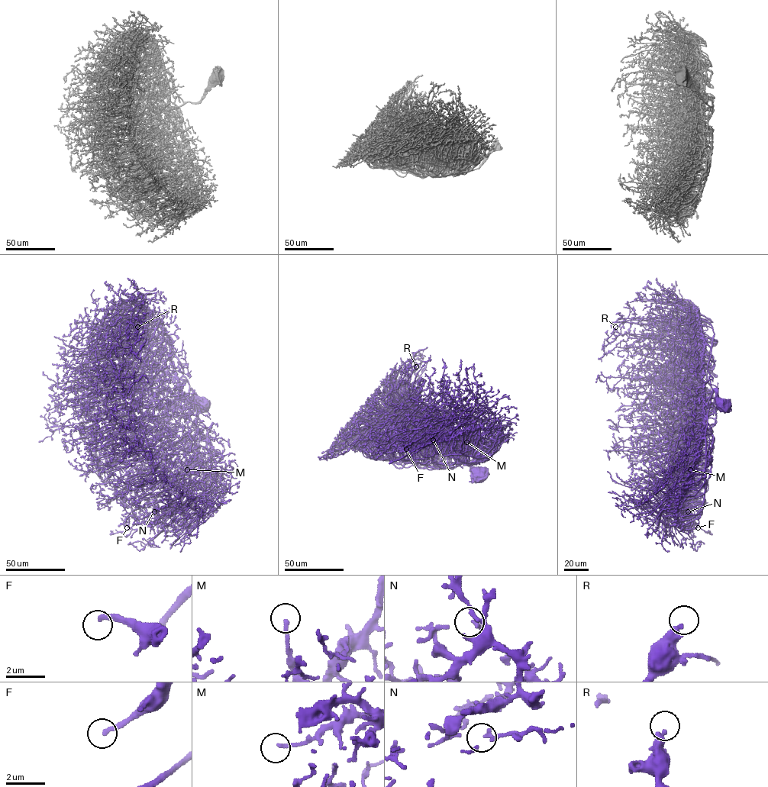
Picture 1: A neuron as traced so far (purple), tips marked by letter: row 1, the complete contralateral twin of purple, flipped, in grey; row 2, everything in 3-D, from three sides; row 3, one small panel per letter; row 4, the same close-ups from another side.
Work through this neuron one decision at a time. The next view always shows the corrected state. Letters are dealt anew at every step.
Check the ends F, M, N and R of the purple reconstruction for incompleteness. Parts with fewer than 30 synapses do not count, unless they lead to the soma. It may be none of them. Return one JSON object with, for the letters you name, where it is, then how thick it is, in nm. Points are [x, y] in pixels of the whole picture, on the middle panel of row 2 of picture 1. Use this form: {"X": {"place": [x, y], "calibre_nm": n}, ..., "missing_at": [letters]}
{"missing_at": []}

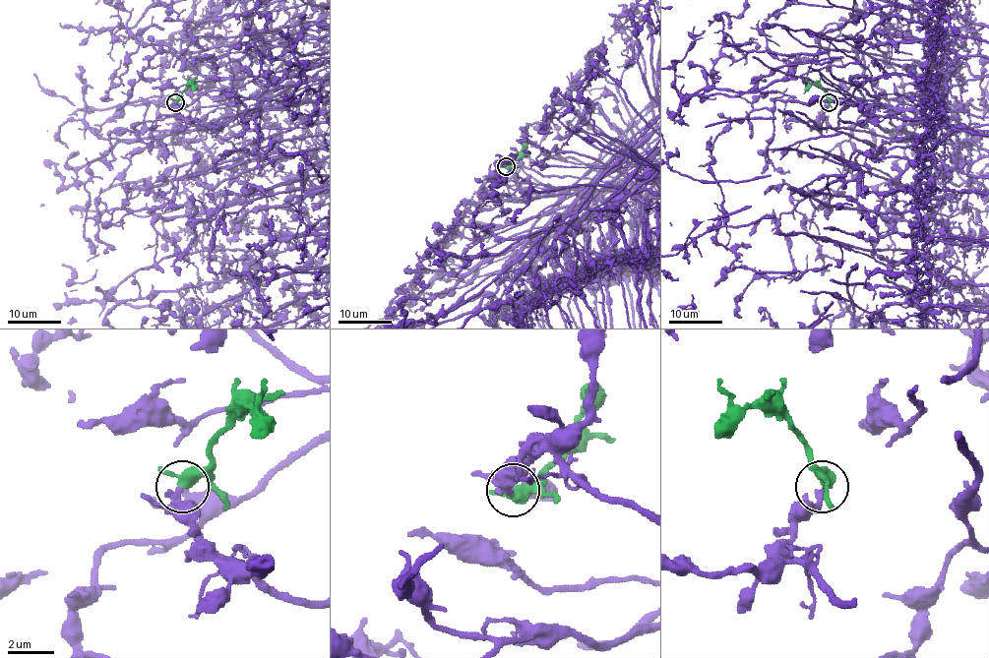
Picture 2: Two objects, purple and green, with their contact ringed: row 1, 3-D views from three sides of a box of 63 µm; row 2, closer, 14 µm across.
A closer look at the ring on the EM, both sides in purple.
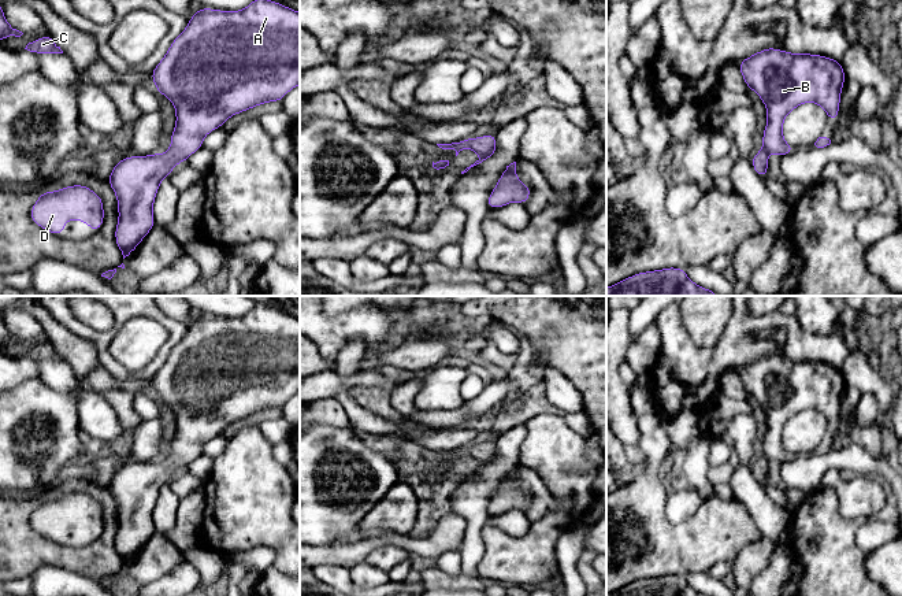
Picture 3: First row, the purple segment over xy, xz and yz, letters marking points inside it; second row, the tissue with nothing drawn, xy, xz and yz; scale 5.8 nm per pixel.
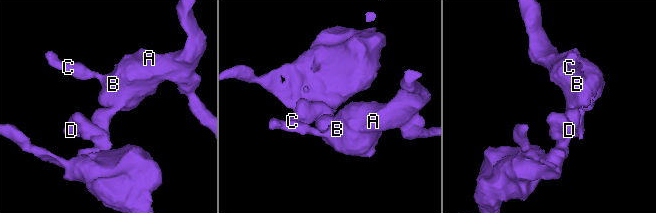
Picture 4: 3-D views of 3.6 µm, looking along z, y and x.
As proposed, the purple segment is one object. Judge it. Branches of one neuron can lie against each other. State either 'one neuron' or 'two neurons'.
one neuron

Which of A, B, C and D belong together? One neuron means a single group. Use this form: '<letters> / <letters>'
A B C D

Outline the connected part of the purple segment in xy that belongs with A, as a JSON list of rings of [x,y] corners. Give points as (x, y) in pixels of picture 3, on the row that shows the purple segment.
[[[253,0],[238,11],[198,8],[151,77],[156,92],[174,104],[177,122],[166,153],[125,158],[107,179],[118,200],[115,241],[123,259],[156,225],[153,201],[162,179],[172,173],[177,163],[185,163],[201,149],[204,137],[230,116],[281,101],[300,85],[300,12],[272,0]]]

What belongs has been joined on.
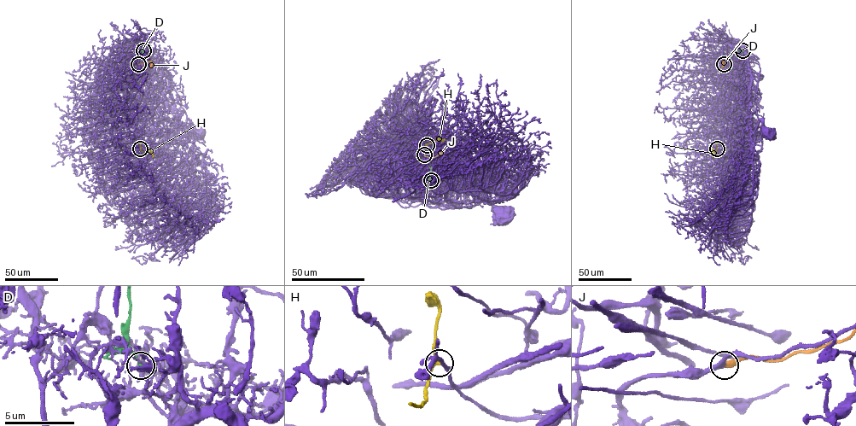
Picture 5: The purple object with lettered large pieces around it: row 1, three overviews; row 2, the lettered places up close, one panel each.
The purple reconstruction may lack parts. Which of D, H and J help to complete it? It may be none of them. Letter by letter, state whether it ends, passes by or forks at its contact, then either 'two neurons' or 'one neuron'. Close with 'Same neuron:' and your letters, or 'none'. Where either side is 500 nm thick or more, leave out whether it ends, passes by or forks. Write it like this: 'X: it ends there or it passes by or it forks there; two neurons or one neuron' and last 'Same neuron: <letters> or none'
D: it ends there; two neurons
H: it passes by; one neuron
J: it ends there; one neuron
Same neuron: H, J

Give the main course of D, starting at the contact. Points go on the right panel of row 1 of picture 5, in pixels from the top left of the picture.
D: (742, 50), (732, 54)

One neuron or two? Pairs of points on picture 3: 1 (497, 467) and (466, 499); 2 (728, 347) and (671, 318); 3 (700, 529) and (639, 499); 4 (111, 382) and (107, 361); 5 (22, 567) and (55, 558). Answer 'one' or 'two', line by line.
1: one
2: one
3: one
4: two
5: one

